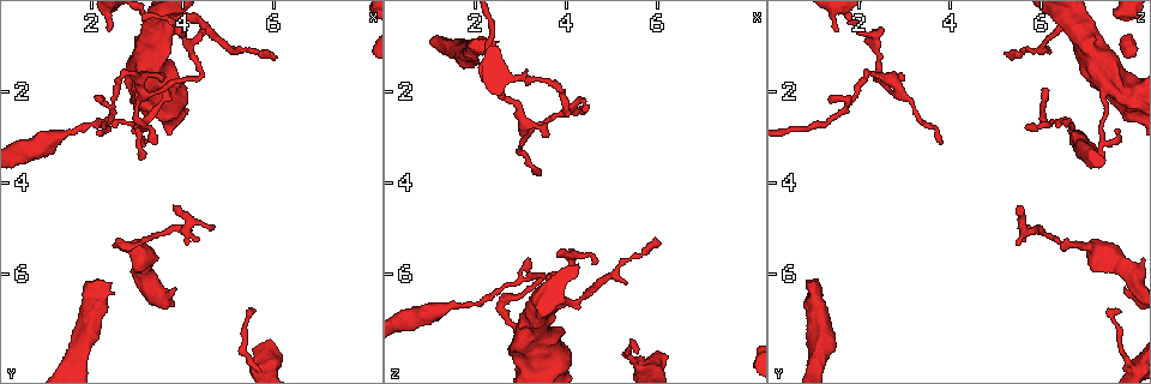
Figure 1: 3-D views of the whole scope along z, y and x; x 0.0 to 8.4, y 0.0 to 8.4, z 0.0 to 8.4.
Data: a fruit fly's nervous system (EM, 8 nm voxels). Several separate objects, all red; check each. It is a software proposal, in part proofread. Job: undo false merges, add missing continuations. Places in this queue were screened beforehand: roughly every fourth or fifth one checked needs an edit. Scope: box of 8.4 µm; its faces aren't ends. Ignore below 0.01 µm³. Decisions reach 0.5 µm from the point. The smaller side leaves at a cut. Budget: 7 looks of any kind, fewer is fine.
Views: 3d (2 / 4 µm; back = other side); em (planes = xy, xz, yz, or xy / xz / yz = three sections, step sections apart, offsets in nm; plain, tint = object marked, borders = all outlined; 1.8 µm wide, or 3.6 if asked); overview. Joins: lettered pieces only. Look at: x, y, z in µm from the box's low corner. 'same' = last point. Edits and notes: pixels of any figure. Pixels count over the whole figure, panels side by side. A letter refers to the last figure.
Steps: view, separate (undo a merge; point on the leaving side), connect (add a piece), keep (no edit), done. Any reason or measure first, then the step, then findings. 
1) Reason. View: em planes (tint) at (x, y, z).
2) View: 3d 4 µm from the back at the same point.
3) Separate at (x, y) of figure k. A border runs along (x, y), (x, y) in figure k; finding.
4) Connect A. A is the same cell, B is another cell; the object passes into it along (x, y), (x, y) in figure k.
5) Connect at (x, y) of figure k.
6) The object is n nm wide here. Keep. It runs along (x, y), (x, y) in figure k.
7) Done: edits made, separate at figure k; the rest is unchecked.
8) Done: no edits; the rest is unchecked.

Thin end. View: em planes (borders) at (2.35, 0.70, 1.50).

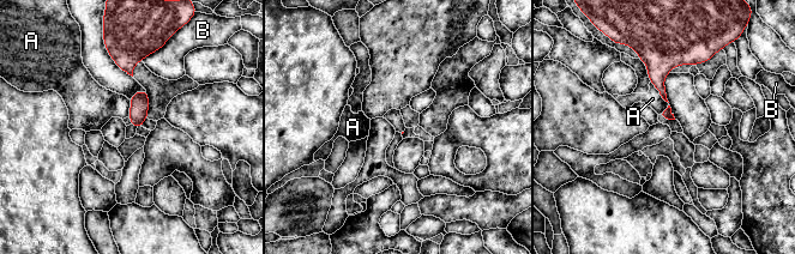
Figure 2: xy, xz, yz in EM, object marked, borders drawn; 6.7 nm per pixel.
Keep. A and B are other cells; a border runs along (650, 80), (668, 103), (662, 114) in figure 2; no lettered piece goes on from it.

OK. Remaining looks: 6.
Free end. View: em xz step 16 (tint) at (2.45, 6.15, 0.90).

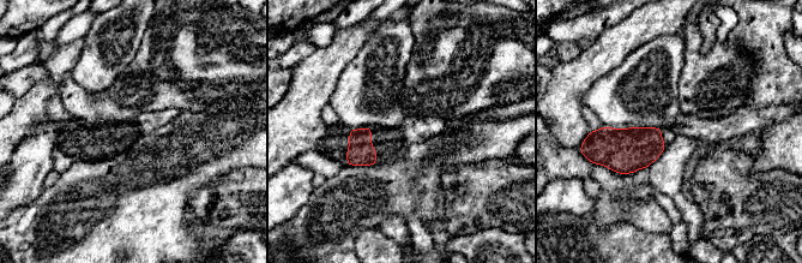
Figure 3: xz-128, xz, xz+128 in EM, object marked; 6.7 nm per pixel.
View: em planes (tint) at the same point.

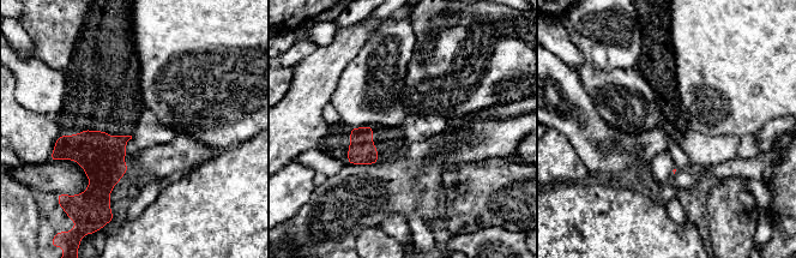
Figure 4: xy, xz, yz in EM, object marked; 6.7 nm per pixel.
View: em planes (borders) at the same point.

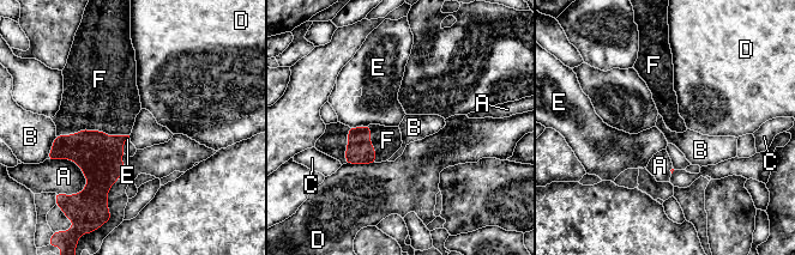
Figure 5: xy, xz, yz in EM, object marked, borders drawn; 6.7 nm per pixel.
Connect F. F is the same cell, A, B, C, D and E are other cells; the object passes into it along (98, 156), (92, 131), (102, 95) in figure 5; the cell continues.

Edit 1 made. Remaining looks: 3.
Stops while still wide. View: em 3.6 µm xy step 16 (tint) at (3.80, 6.30, 7.85).

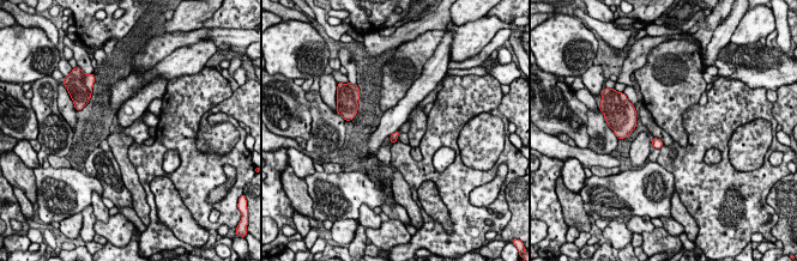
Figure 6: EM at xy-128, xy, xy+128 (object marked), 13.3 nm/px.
View: em 3.6 µm planes (borders) at the same point.

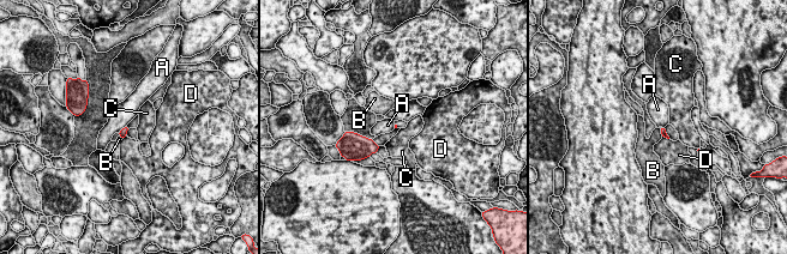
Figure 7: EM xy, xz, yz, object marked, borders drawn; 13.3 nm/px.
Keep. A, B, C and D are other cells; a border runs along (126, 125), (118, 132) in figure 7; none of them fits.

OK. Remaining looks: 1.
Done: edits made, connect at figure 5; the rest is unchecked.

